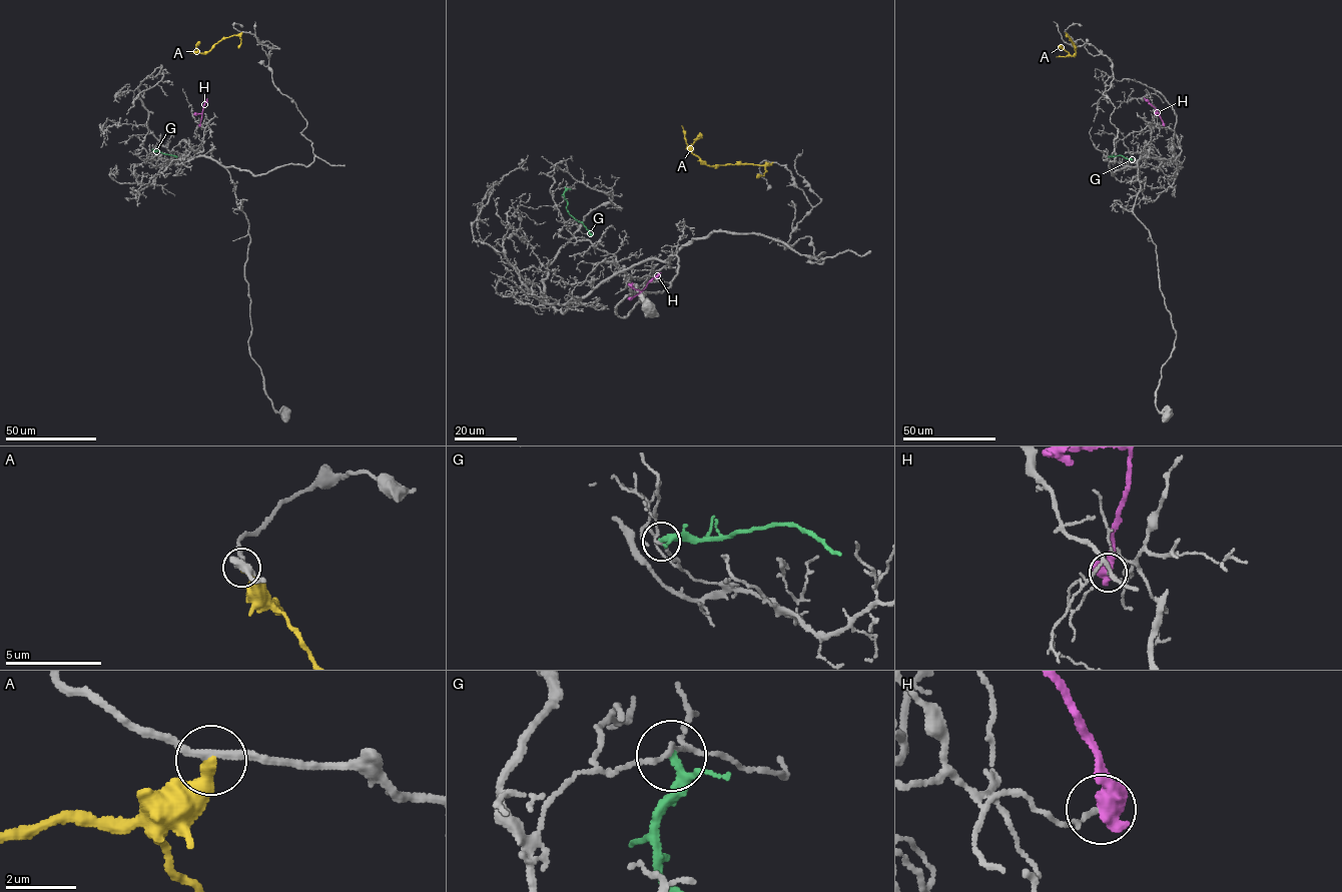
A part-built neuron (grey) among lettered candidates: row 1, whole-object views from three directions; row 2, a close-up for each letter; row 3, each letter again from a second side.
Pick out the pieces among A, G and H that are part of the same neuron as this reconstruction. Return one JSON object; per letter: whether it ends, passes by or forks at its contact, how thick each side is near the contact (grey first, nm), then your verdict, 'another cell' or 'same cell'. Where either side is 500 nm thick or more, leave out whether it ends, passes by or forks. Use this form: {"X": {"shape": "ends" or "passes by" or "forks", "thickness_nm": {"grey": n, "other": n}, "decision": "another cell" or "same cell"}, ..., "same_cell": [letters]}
{"A": {"shape": "ends", "thickness_nm": {"grey": 200, "other": 340}, "decision": "another cell"}, "G": {"shape": "passes by", "thickness_nm": {"grey": 110, "other": 200}, "decision": "another cell"}, "H": {"thickness_nm": {"grey": 110, "other": 700}, "decision": "another cell"}, "same_cell": []}

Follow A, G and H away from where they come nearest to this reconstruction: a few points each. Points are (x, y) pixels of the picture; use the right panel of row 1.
A: (1066, 32), (1076, 52), (1072, 56), (1056, 57)
G: (1108, 156), (1122, 155), (1132, 159)
H: (1163, 124), (1157, 110), (1144, 98)

